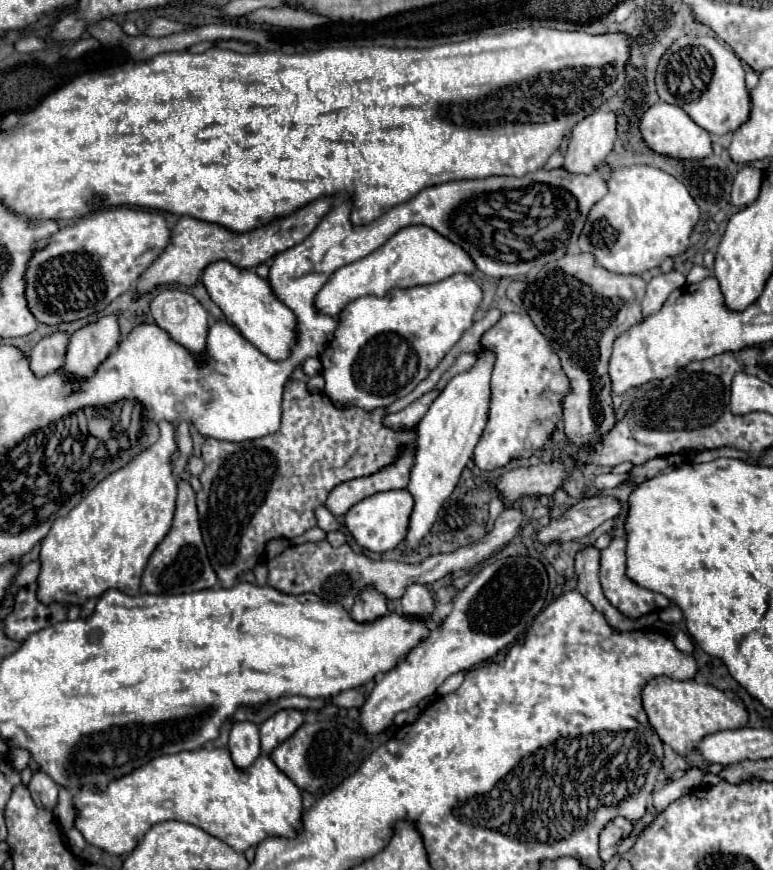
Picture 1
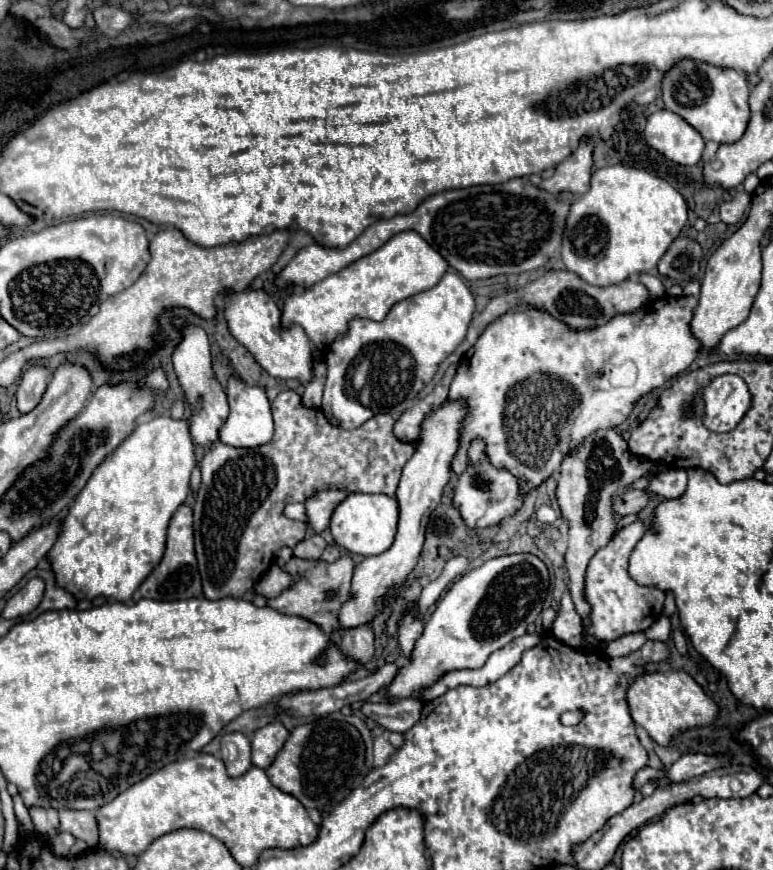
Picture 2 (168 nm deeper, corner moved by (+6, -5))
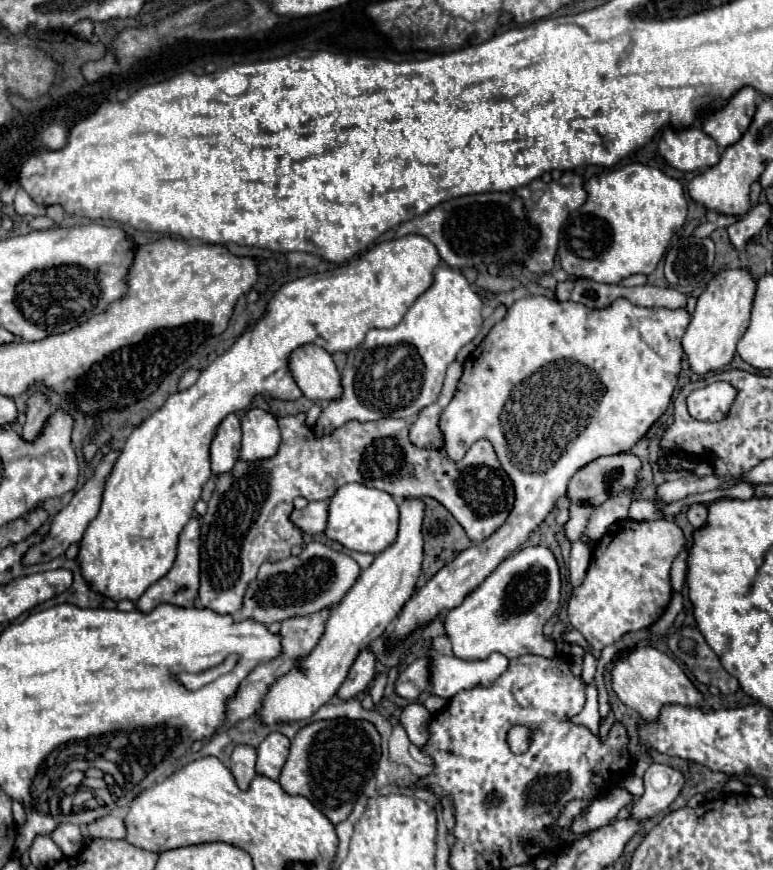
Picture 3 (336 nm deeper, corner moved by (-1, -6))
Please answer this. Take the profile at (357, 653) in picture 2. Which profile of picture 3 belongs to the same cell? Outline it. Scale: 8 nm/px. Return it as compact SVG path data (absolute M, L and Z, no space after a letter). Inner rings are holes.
M363 649L363 651L357 655L355 663L351 665L347 679L345 679L343 685L339 687L337 697L339 697L341 701L353 699L359 691L363 691L363 689L369 687L369 683L373 681L373 677L375 677L375 655L373 655L369 649Z

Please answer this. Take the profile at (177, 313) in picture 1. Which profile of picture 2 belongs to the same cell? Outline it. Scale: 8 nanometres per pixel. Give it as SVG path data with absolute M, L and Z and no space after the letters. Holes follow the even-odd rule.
M176 320L176 324L182 328L184 338L178 344L178 348L174 350L172 362L174 362L174 370L178 374L180 386L184 390L184 396L190 402L190 408L192 408L190 434L192 434L194 444L198 444L202 448L208 448L218 440L218 432L222 428L222 422L226 422L226 418L228 418L226 394L224 394L222 386L218 384L218 380L214 378L214 372L212 372L210 342L208 342L206 332L198 326L186 326L182 320Z

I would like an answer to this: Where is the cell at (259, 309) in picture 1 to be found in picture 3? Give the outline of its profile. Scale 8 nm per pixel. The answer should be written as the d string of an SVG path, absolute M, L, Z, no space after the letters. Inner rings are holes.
M309 343L301 345L289 355L287 367L307 399L331 401L341 395L339 371L325 349Z

